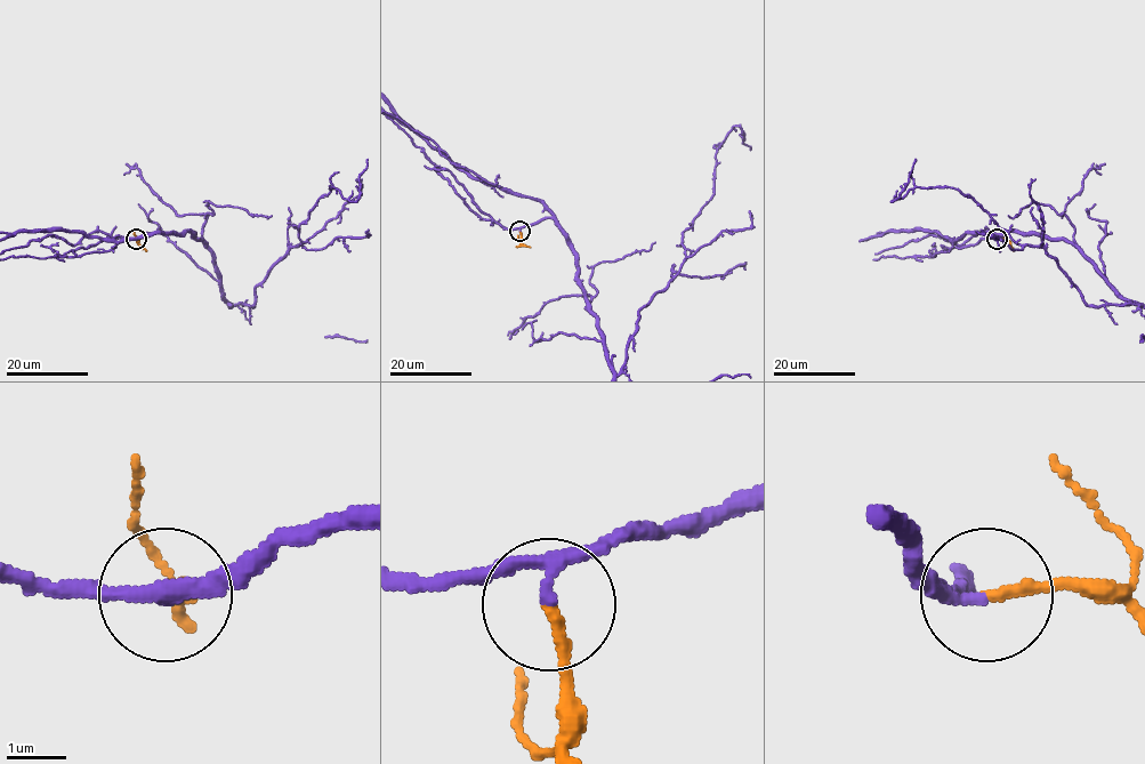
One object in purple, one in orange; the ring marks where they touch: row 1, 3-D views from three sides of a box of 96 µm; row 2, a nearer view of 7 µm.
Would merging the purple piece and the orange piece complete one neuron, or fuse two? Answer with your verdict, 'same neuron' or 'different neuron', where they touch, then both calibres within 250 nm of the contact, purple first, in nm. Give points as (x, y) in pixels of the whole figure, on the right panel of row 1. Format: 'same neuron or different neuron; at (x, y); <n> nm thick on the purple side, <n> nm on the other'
same neuron; at (997, 239); 240 nm thick on the purple side, 190 nm on the other

